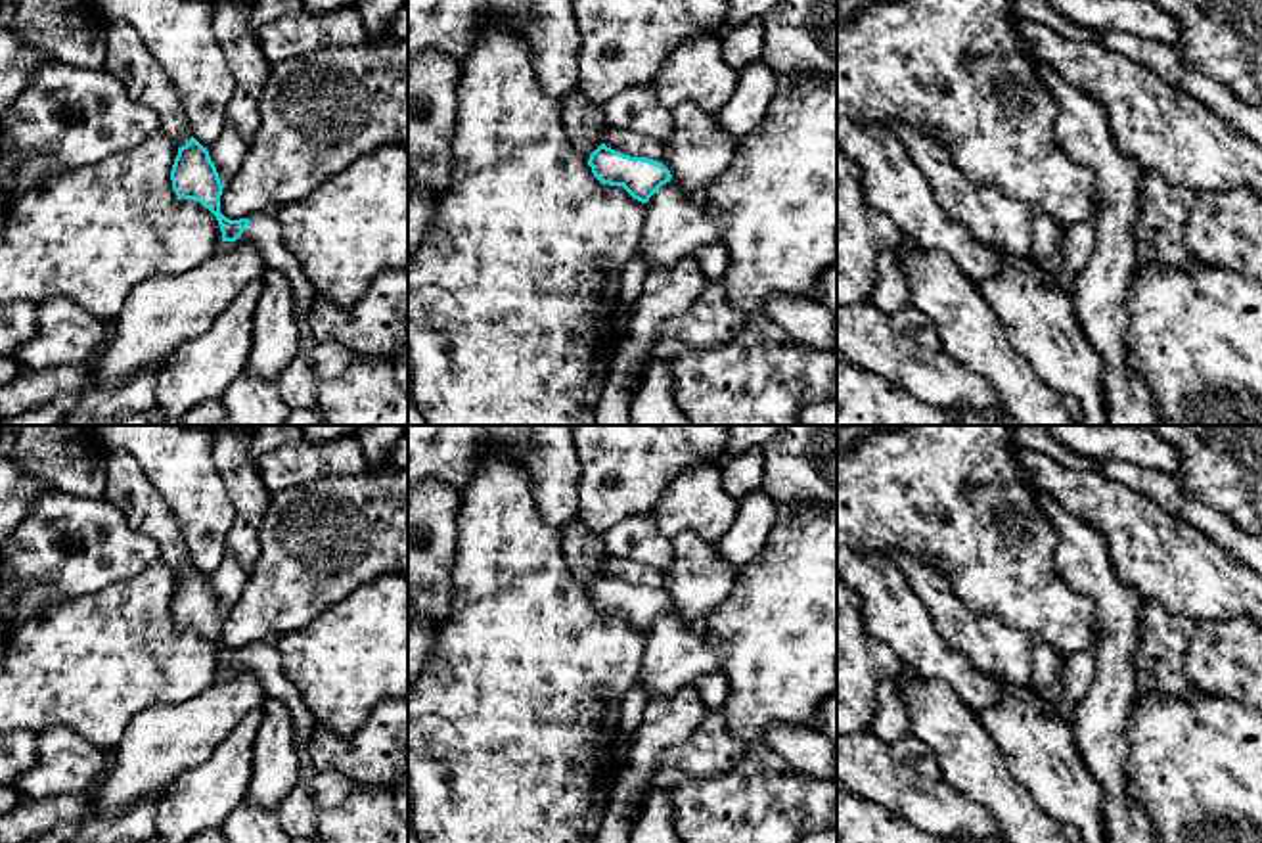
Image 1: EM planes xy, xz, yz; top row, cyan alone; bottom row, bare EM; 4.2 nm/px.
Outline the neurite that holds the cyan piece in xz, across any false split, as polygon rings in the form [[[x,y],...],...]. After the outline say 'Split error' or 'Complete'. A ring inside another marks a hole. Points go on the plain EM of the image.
[[[601,573],[588,588],[594,605],[609,615],[622,615],[634,628],[647,632],[666,611],[670,600],[645,586],[630,586]]]. Complete

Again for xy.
[[[193,565],[174,588],[170,600],[172,619],[178,627],[199,630],[209,638],[222,661],[222,671],[249,669],[259,676],[266,697],[278,697],[291,713],[293,732],[303,745],[303,759],[316,732],[316,720],[304,705],[299,690],[287,680],[282,671],[282,655],[276,642],[257,642],[249,648],[230,649],[220,642],[220,625],[224,613],[218,607],[216,596]]]. Split error

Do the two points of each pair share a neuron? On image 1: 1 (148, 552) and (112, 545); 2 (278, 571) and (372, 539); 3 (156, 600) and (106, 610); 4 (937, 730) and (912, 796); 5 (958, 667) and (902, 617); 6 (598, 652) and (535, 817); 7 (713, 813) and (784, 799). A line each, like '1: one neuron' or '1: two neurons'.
1: one neuron
2: one neuron
3: one neuron
4: two neurons
5: one neuron
6: one neuron
7: one neuron

